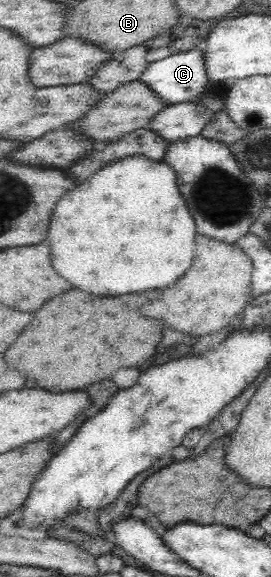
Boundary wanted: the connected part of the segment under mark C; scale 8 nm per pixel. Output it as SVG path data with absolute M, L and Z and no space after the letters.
M197 49L181 51L152 62L140 76L140 80L148 84L148 87L169 105L196 101L211 84L211 80L206 75L204 51Z

